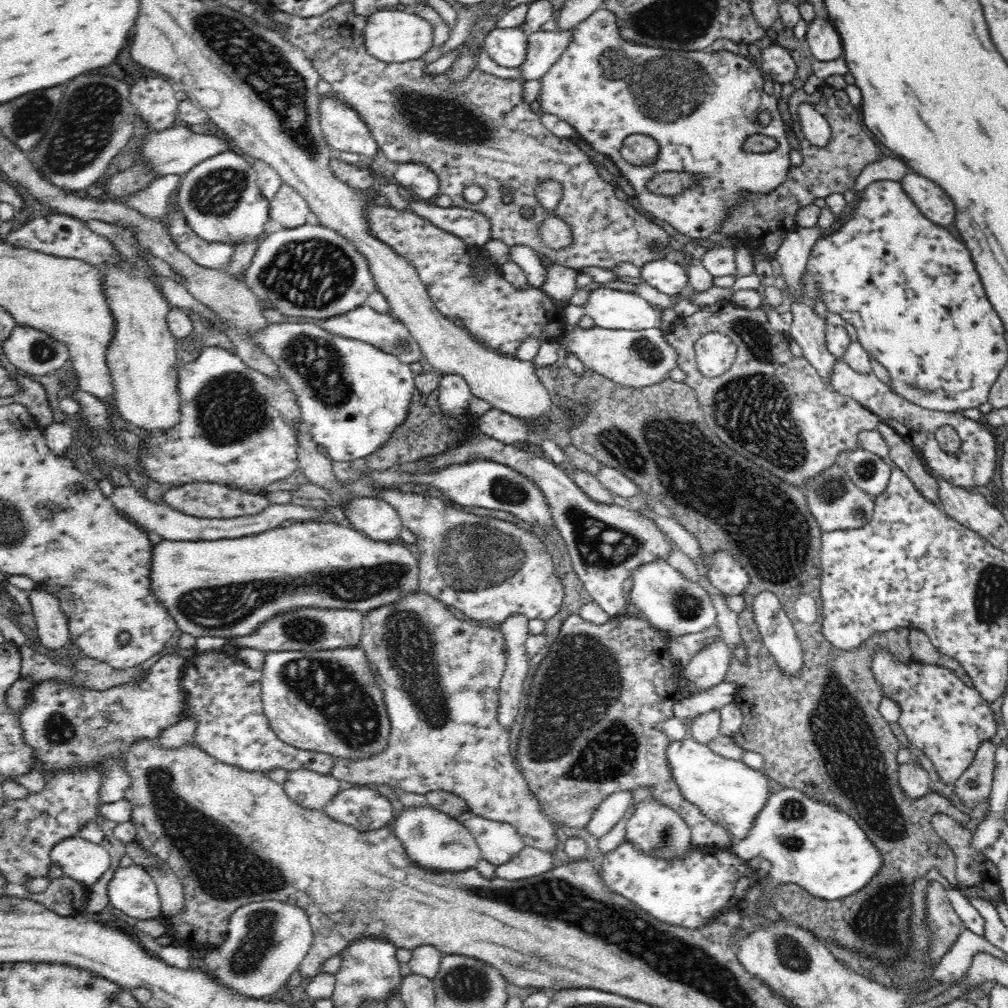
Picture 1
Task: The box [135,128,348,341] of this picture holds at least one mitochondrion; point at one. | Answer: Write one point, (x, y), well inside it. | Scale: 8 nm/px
(216, 194)

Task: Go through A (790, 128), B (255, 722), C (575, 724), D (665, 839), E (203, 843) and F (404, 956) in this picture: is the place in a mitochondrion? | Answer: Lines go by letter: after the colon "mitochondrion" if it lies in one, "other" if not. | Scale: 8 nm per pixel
A: other
B: other
C: mitochondrion
D: mitochondrion
E: mitochondrion
F: other

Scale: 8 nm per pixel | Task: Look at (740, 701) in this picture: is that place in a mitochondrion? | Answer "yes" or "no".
no

